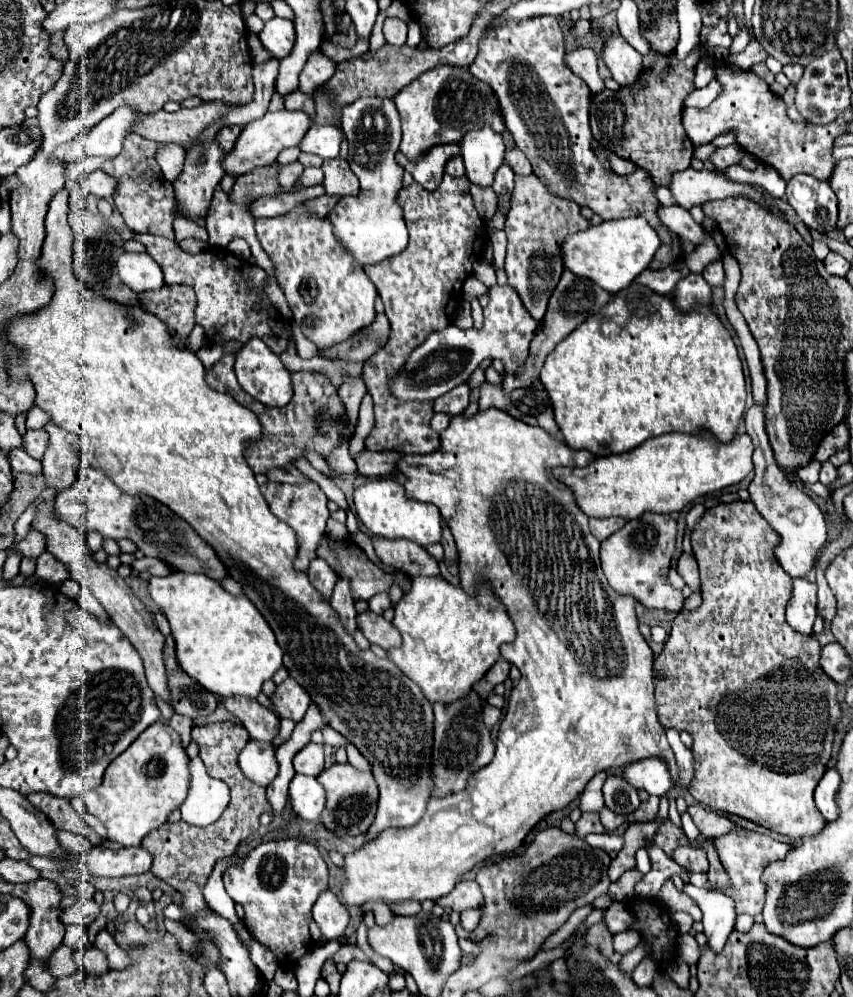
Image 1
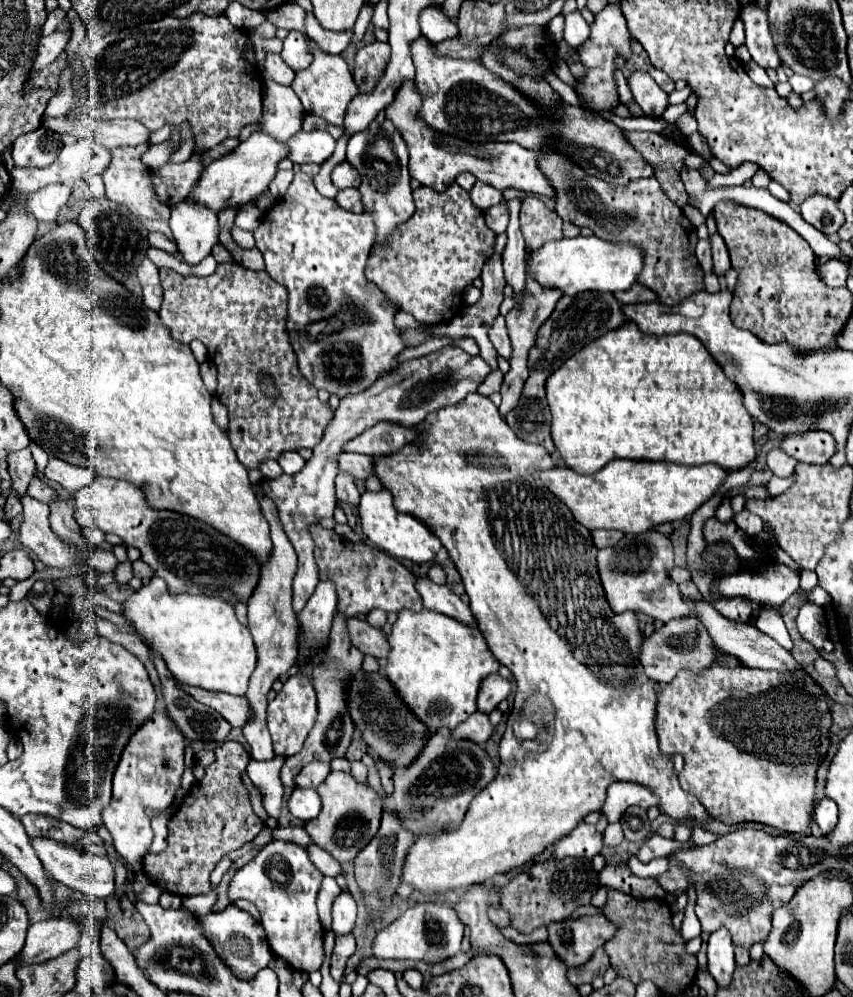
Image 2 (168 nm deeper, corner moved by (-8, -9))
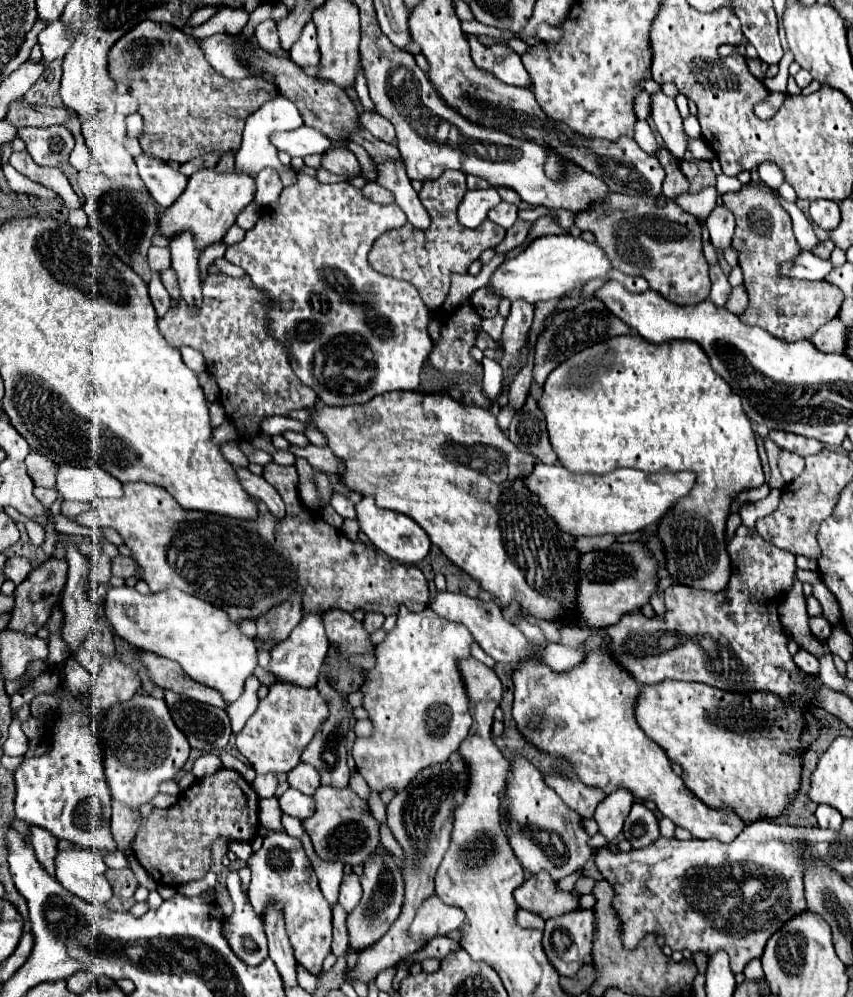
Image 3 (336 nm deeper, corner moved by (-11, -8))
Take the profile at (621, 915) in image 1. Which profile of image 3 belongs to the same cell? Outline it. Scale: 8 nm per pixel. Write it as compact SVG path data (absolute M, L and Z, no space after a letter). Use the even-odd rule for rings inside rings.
M573 910L551 918L545 924L543 948L549 962L561 976L575 976L591 956L595 930L593 910Z

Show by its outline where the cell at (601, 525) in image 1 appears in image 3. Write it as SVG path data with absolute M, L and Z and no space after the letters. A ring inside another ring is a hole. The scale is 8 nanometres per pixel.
M603 534L603 536L579 536L577 538L577 546L579 550L585 552L591 552L591 550L603 550L603 548L609 548L611 544L615 544L615 536L613 534Z

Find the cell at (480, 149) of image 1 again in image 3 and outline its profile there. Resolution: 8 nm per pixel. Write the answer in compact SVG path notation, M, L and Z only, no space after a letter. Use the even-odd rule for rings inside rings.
M485 188L485 190L469 190L459 204L459 222L467 228L477 228L485 222L487 212L495 208L501 202L499 194L495 188Z

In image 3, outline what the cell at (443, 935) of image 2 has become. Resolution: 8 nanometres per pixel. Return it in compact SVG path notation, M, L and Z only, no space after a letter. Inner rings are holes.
M431 896L417 908L415 920L409 926L409 936L429 942L435 936L447 936L451 930L459 930L463 920L463 910L447 906L437 896Z

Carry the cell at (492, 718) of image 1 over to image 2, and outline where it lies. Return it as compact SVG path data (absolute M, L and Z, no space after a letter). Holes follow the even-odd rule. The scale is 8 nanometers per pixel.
M476 711L468 721L464 721L460 727L456 727L454 731L450 731L452 739L470 739L478 745L484 745L488 741L488 737L492 735L494 727L490 725L488 715Z

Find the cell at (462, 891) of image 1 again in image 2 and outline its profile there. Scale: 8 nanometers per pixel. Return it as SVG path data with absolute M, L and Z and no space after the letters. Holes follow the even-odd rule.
M494 909L494 911L490 911L490 919L498 925L498 927L510 927L510 923L512 923L512 915L508 915L508 911L504 911L504 909Z

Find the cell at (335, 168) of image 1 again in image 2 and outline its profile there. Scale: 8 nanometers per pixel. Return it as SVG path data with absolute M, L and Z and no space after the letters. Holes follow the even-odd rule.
M346 161L338 163L332 171L332 183L338 187L338 189L346 189L346 187L360 187L360 173L348 165Z

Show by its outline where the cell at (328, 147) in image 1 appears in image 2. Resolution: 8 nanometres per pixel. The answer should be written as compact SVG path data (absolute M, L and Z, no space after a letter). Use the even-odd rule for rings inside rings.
M298 131L286 141L288 159L292 163L324 163L336 147L336 139L326 131Z

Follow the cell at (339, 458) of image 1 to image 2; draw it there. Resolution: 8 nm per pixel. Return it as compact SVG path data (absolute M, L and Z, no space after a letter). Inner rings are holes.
M346 473L336 475L336 499L338 499L340 505L358 507L360 493L358 493L354 481L352 481L352 475L346 475Z

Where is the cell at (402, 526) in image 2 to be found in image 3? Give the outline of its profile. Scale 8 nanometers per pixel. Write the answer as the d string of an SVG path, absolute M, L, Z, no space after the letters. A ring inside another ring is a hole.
M365 496L355 506L355 510L357 510L357 522L359 522L361 530L367 534L367 538L371 540L371 544L377 550L385 552L389 558L399 560L403 564L417 564L417 562L421 562L429 554L431 542L429 542L427 532L419 524L415 524L415 520L411 520L409 516L403 516L403 514L393 512L393 510L379 508L375 504L373 496Z

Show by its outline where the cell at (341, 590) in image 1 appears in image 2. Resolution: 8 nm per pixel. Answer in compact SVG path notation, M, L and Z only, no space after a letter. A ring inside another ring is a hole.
M336 615L334 623L332 623L332 631L330 631L330 643L328 649L322 655L322 665L316 665L312 671L312 685L316 689L318 695L318 717L316 723L302 747L302 751L290 759L286 759L284 767L282 767L282 783L284 787L294 789L294 777L300 773L300 769L310 763L310 761L324 761L330 763L336 757L344 757L348 753L348 747L352 743L352 717L348 715L348 705L344 703L344 687L348 687L348 679L352 679L352 675L358 673L360 665L362 665L364 655L352 647L350 639L348 639L348 629L346 629L346 617L344 615Z

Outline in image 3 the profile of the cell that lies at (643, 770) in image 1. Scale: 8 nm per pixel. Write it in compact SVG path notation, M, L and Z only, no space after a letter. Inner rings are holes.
M619 788L617 792L609 794L595 810L595 822L599 824L599 832L603 832L603 836L611 842L613 838L617 838L617 834L623 830L623 822L629 816L631 804L633 804L635 796L631 790L627 788Z

